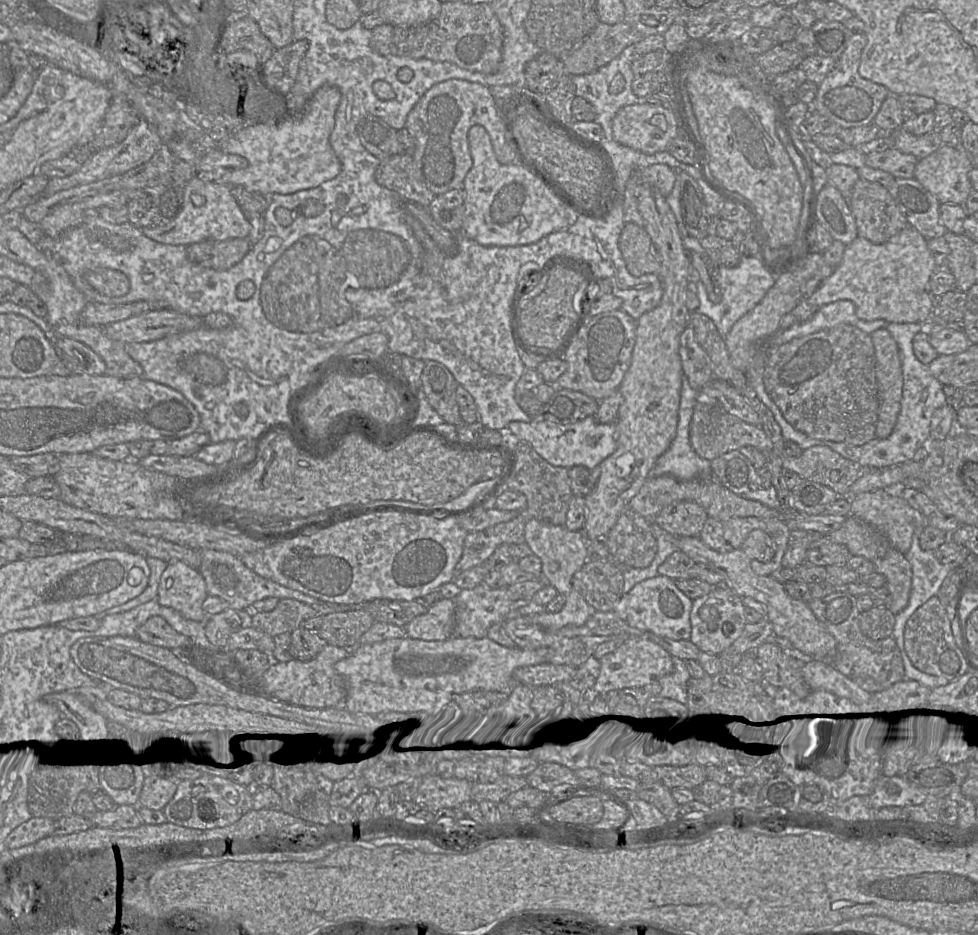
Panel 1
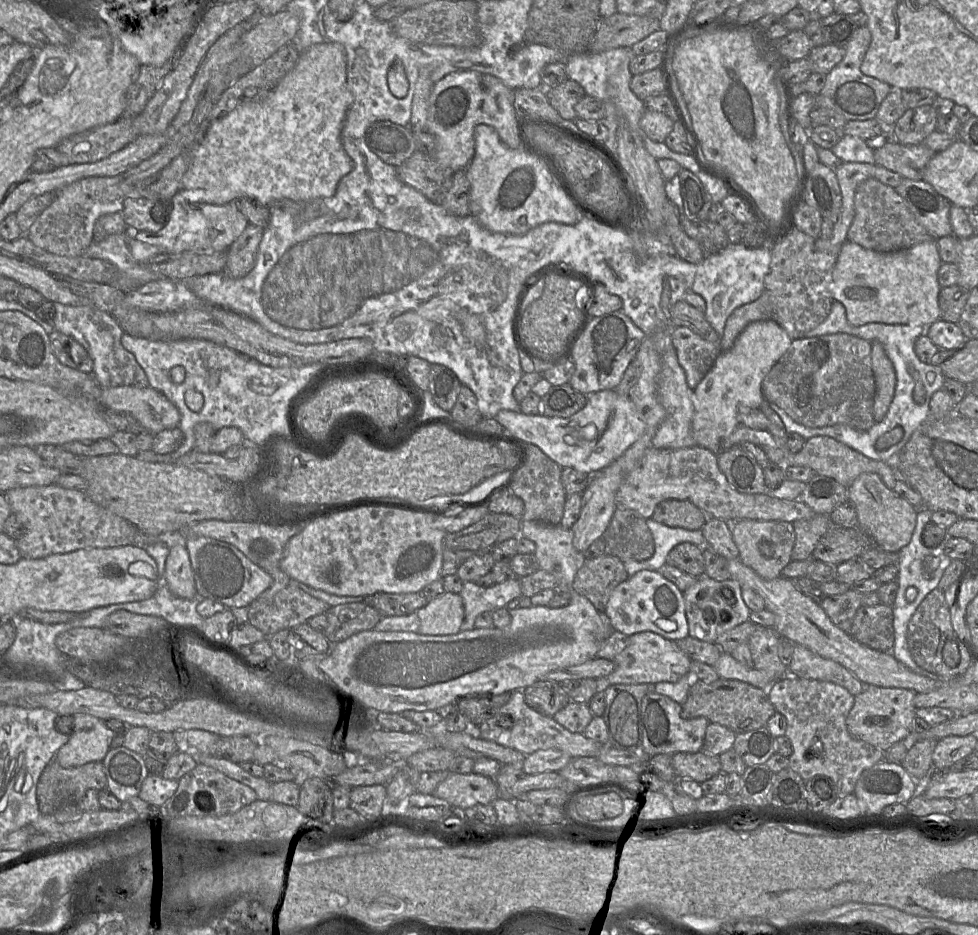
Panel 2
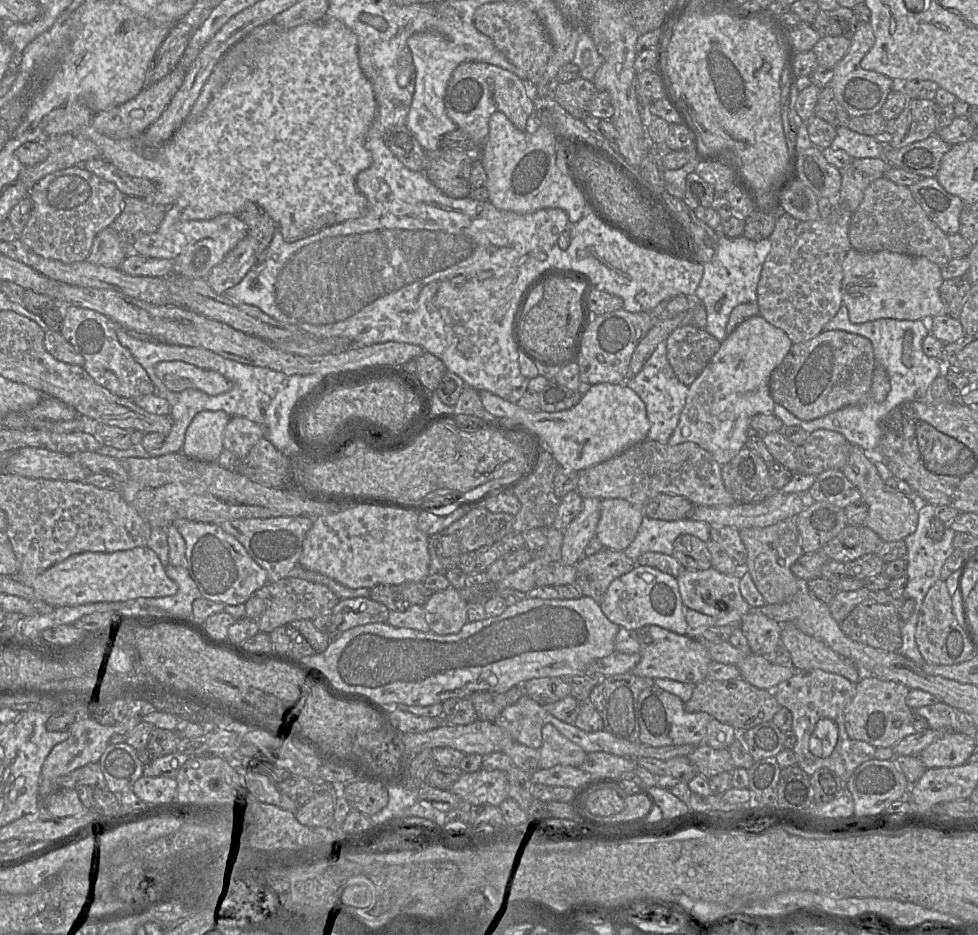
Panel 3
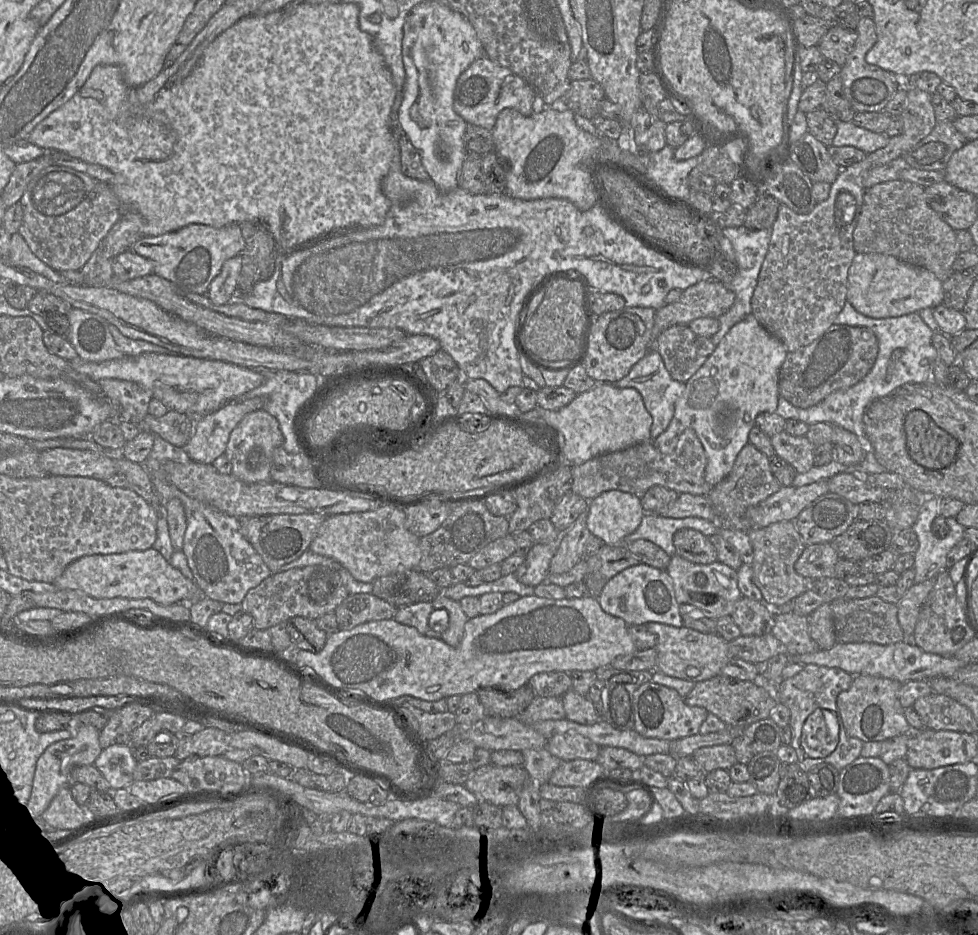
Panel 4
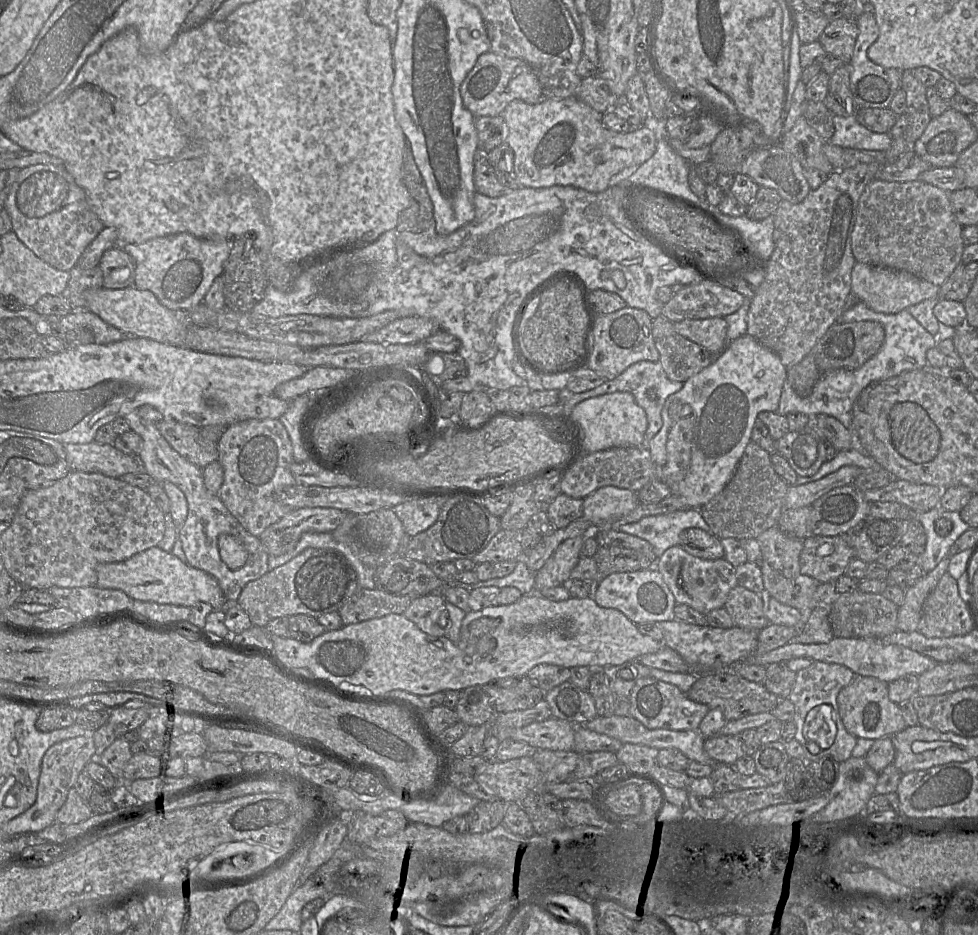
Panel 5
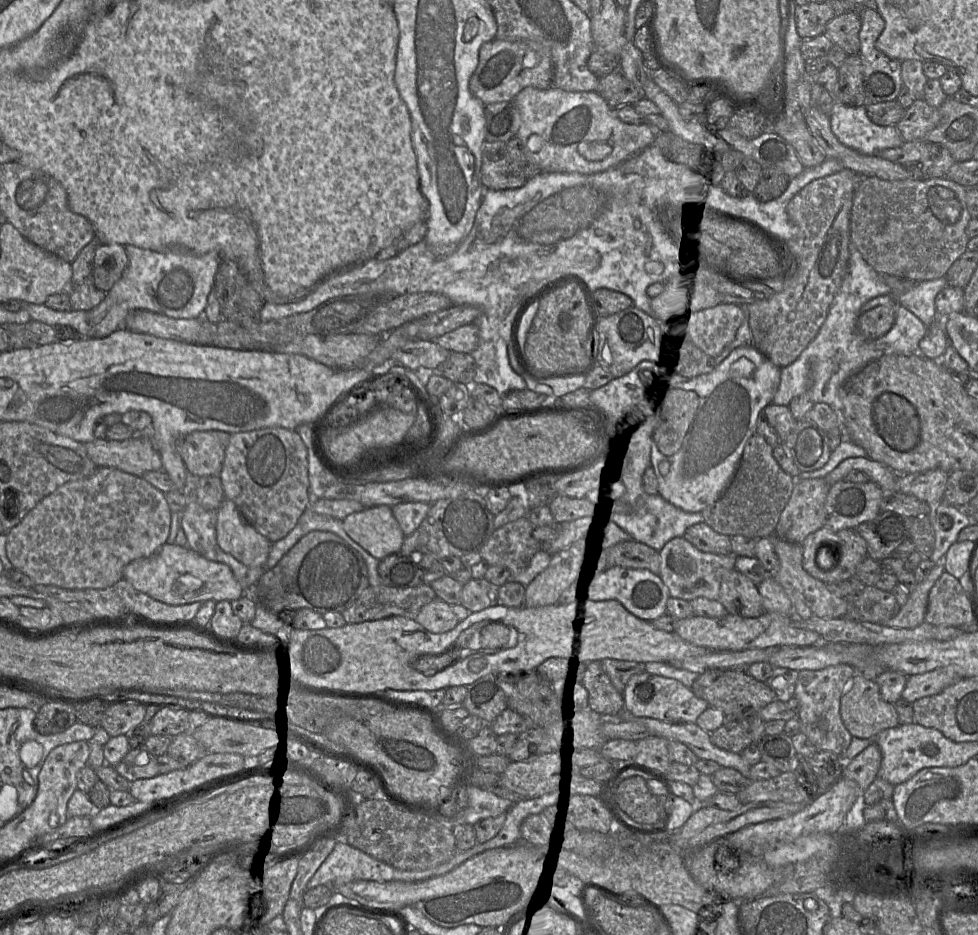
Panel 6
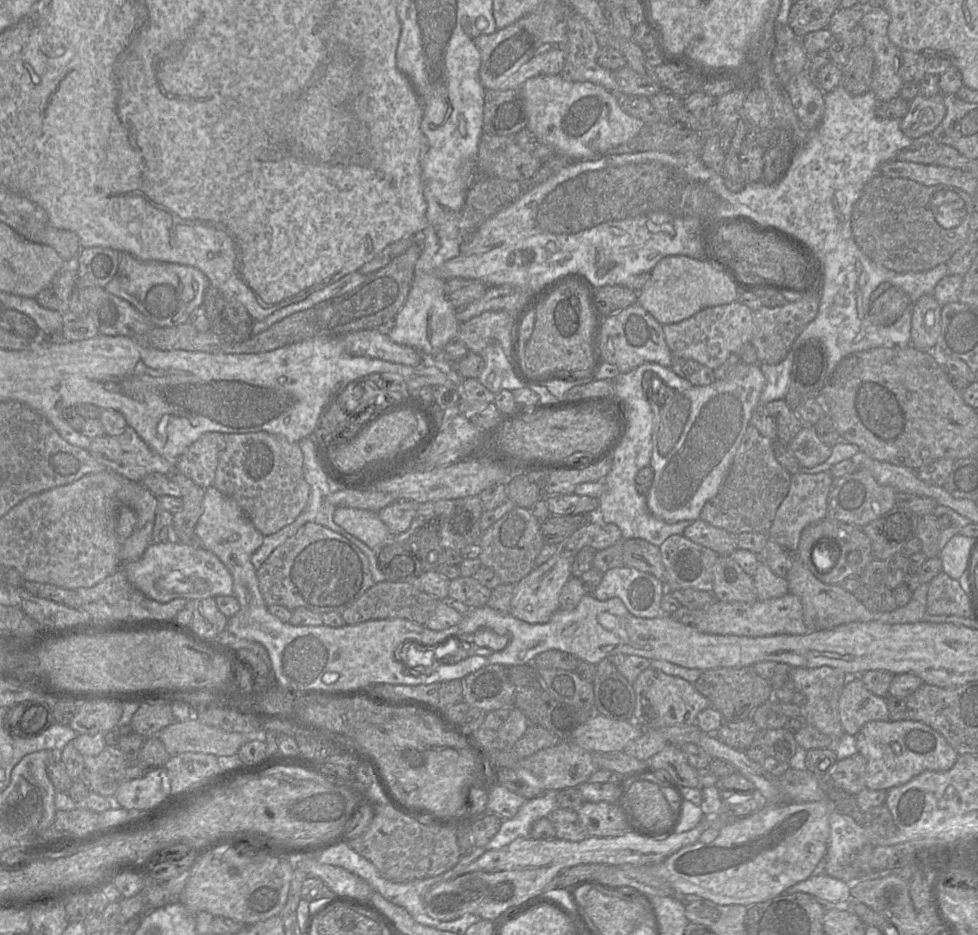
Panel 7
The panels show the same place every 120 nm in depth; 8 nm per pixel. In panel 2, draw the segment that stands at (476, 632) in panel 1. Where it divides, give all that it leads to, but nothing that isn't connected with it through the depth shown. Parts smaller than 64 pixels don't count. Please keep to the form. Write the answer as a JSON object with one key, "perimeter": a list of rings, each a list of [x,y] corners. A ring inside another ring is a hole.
{"perimeter":[[[514,578],[491,587],[481,587],[475,582],[465,582],[459,593],[463,599],[465,618],[461,630],[475,628],[475,619],[483,612],[493,612],[522,597],[520,579]]]}

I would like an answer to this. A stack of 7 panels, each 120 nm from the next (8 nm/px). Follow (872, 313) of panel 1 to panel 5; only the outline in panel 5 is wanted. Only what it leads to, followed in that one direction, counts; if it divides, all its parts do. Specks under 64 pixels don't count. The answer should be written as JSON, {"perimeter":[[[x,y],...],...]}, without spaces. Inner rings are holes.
{"perimeter":[[[856,262],[851,272],[851,293],[871,310],[896,314],[926,299],[939,296],[940,286],[909,272]]]}

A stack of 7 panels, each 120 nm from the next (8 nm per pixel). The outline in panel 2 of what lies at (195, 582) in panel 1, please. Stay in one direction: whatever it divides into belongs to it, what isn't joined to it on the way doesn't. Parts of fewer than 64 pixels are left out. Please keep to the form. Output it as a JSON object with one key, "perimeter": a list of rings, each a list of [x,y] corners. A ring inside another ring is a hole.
{"perimeter":[[[171,540],[164,576],[173,595],[184,599],[198,597],[194,573],[183,541]]]}

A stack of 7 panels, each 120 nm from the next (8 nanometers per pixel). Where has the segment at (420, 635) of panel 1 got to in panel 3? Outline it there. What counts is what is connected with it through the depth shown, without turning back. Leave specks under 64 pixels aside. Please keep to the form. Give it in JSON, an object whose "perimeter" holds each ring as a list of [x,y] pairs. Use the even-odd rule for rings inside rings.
{"perimeter":[[[450,586],[434,592],[424,605],[430,632],[439,635],[457,634],[468,622],[468,601]]]}

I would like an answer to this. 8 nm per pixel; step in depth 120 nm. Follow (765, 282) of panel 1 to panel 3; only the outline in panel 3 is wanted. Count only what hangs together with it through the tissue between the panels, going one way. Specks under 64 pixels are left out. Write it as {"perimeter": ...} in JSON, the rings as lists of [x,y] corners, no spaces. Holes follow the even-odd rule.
{"perimeter":[[[720,235],[714,257],[703,265],[703,276],[694,299],[700,300],[705,306],[707,313],[705,330],[719,342],[726,338],[726,325],[732,310],[743,303],[757,302],[757,286],[770,248],[769,238],[755,242],[744,236],[728,238]],[[719,300],[723,300],[723,303],[721,309],[717,311],[715,304]]]}

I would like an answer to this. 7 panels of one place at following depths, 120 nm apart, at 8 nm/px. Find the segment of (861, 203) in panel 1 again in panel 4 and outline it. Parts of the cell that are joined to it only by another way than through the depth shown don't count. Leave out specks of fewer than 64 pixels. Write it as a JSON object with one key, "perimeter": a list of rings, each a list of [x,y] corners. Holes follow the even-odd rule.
{"perimeter":[[[896,179],[866,190],[853,232],[853,246],[856,253],[890,255],[923,267],[944,282],[953,274],[952,265],[959,254],[956,233],[929,206],[924,187]]]}

